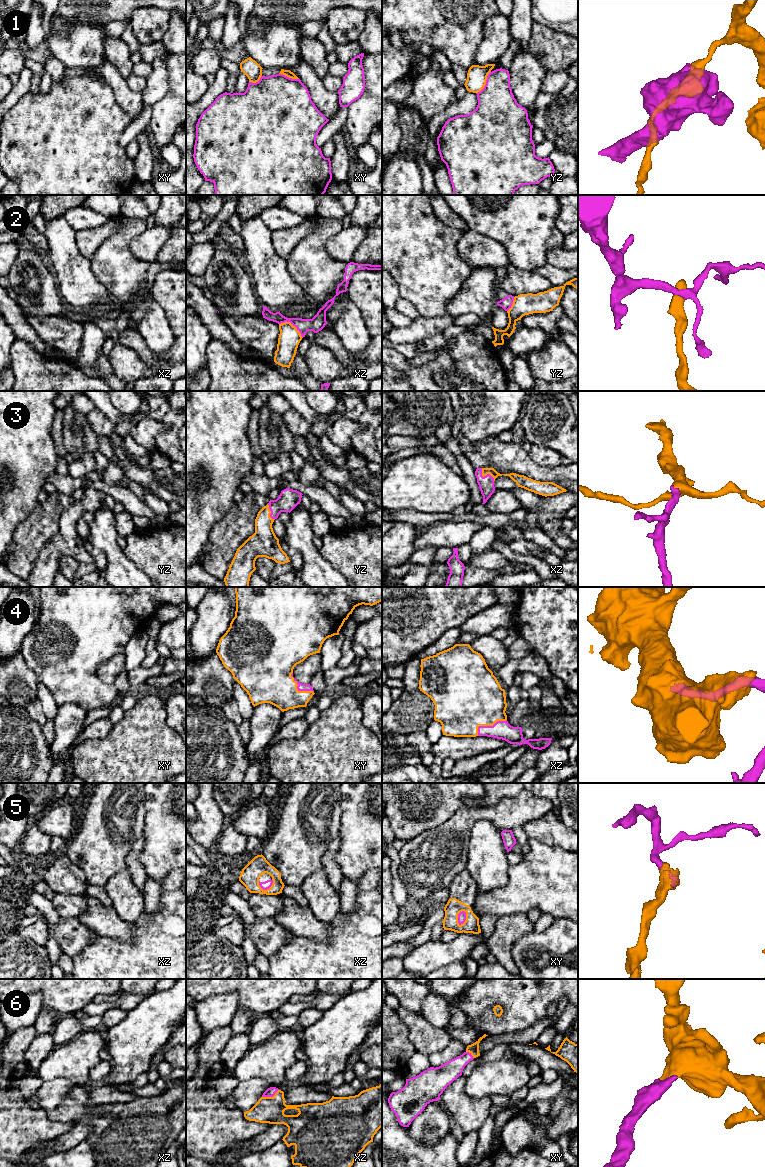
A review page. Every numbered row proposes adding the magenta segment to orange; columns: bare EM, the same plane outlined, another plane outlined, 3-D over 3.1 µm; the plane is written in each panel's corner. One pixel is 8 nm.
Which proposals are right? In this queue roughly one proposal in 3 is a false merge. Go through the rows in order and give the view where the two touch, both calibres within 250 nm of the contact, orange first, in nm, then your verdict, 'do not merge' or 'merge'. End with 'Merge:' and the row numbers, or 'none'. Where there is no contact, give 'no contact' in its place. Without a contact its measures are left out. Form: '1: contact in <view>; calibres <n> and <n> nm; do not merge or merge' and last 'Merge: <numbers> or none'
1: contact in yz; calibres 160 and 340 nm; do not merge
2: contact in xz; calibres 180 and 120 nm; do not merge
3: contact in xz; calibres 70 and 130 nm; merge
4: contact in xz; calibres 460 and 150 nm; merge
5: contact in xy; calibres 130 and 60 nm; merge
6: contact in xz; calibres 220 and 80 nm; merge
Merge: 3, 4, 5, 6

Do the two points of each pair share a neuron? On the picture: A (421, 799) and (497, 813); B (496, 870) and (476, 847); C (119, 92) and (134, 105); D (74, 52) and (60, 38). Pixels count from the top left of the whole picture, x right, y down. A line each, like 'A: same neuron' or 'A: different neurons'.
A: different neurons
B: same neuron
C: same neuron
D: same neuron

